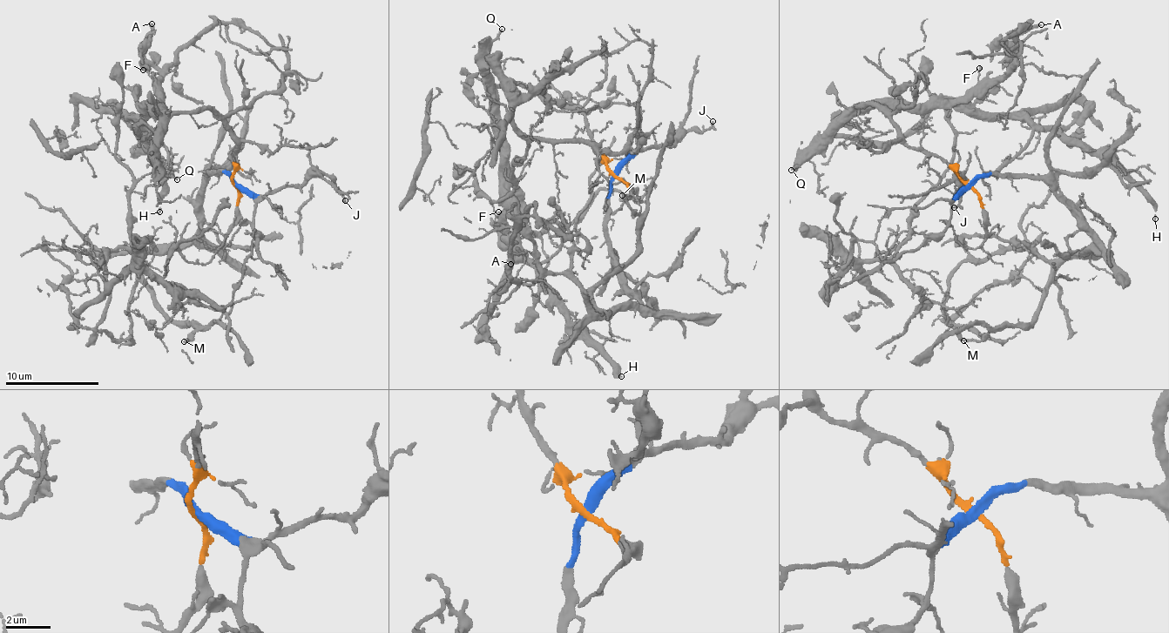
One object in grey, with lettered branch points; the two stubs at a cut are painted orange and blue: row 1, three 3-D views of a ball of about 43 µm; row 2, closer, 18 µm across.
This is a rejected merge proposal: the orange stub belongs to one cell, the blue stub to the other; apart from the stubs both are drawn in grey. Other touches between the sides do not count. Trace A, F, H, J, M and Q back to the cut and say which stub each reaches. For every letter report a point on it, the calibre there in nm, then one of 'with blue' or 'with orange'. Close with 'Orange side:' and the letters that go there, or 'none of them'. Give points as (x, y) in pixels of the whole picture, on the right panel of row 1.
A: at (1041, 24); 200 nm thick; with orange
F: at (979, 68); 90 nm thick; with orange
H: at (1155, 218); 110 nm thick; with orange
J: at (954, 207); 170 nm thick; with blue
M: at (963, 340); 200 nm thick; with blue
Q: at (791, 170); 140 nm thick; with orange
Orange side: A, F, H, Q

